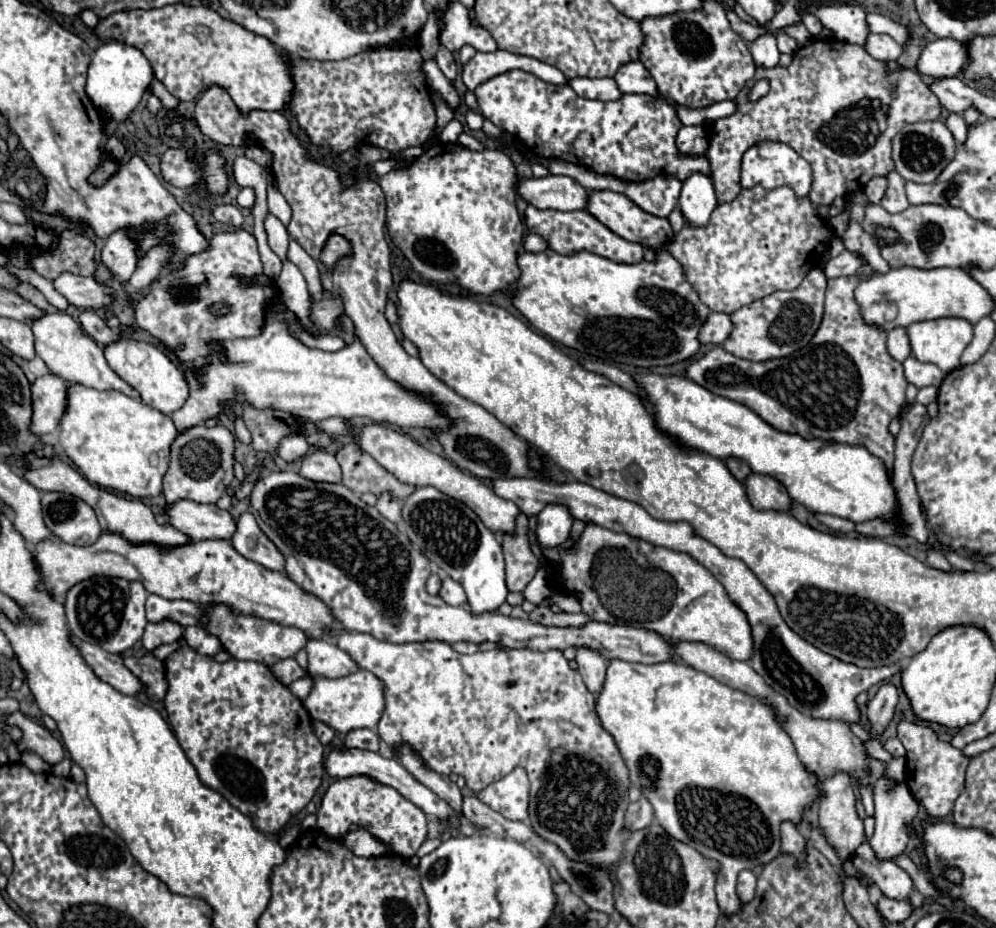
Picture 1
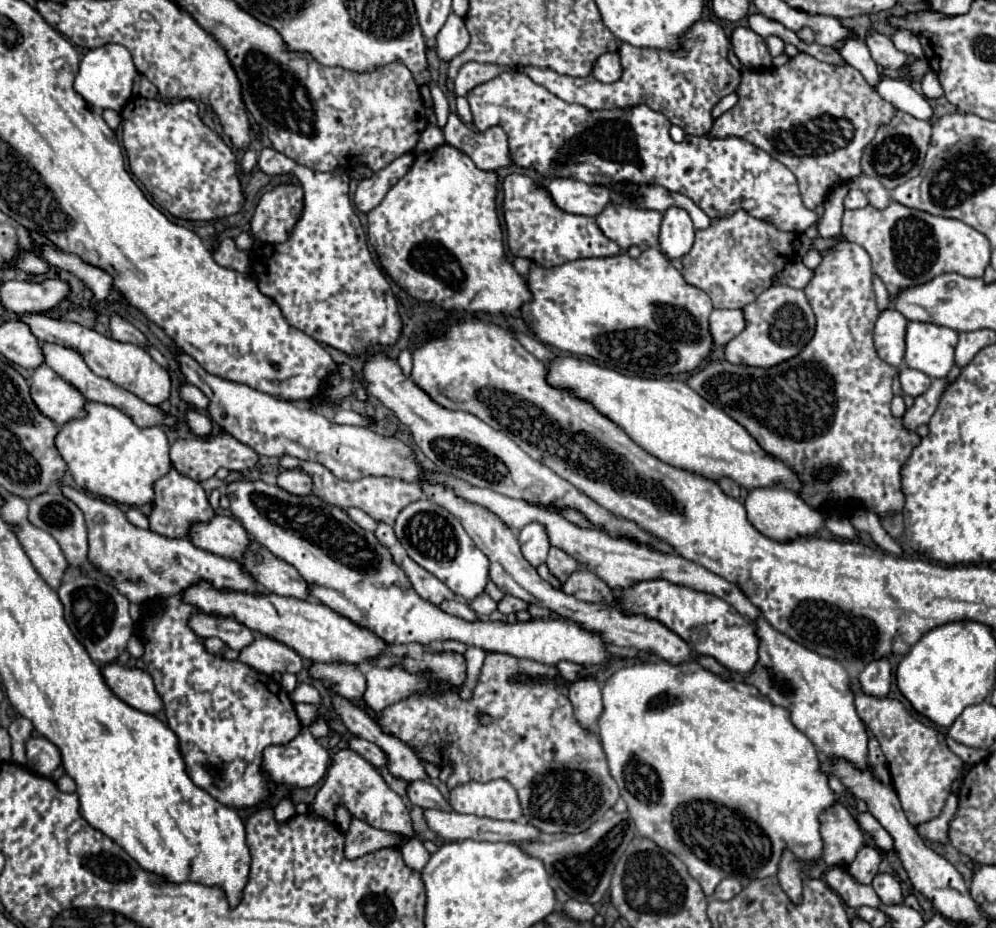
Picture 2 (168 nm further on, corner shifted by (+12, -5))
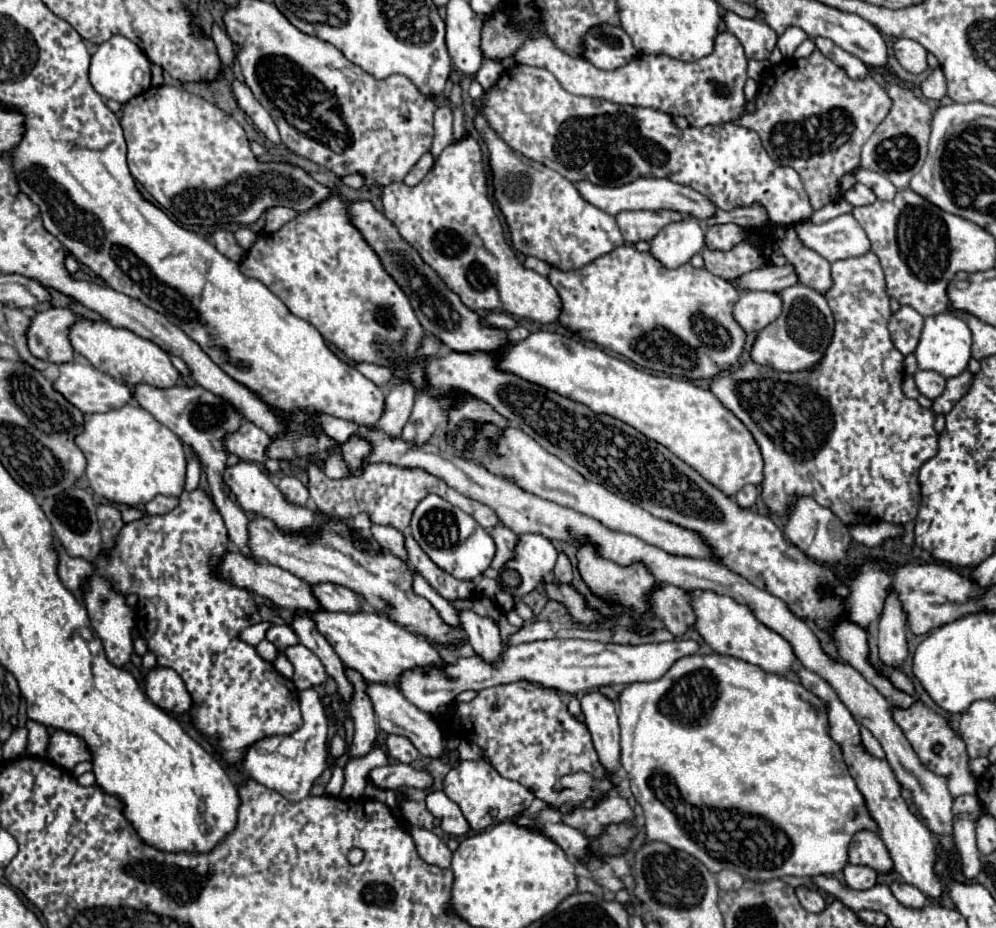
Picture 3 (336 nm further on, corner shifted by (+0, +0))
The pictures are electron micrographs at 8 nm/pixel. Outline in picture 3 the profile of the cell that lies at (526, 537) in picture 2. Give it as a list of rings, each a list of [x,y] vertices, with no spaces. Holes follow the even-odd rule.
[[[539,533],[521,535],[515,547],[517,561],[507,561],[499,569],[501,589],[517,597],[535,591],[535,587],[547,577],[547,573],[553,571],[557,555],[557,549],[547,537]]]

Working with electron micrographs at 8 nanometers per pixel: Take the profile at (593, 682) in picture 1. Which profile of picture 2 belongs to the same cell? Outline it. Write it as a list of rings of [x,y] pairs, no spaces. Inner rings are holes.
[[[589,678],[569,686],[569,700],[573,704],[573,716],[583,730],[593,730],[601,712],[601,686]]]

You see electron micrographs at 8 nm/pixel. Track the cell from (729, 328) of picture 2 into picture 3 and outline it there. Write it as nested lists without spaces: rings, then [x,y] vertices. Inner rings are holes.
[[[743,291],[735,309],[733,319],[743,327],[745,333],[761,331],[779,317],[781,299],[769,291]]]

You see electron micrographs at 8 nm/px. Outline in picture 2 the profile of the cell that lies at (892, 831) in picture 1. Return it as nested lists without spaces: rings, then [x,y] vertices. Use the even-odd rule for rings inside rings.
[[[863,848],[857,858],[847,866],[847,872],[851,872],[851,876],[855,876],[855,880],[859,880],[861,884],[871,884],[871,880],[877,874],[879,862],[881,862],[881,852],[877,848]]]

